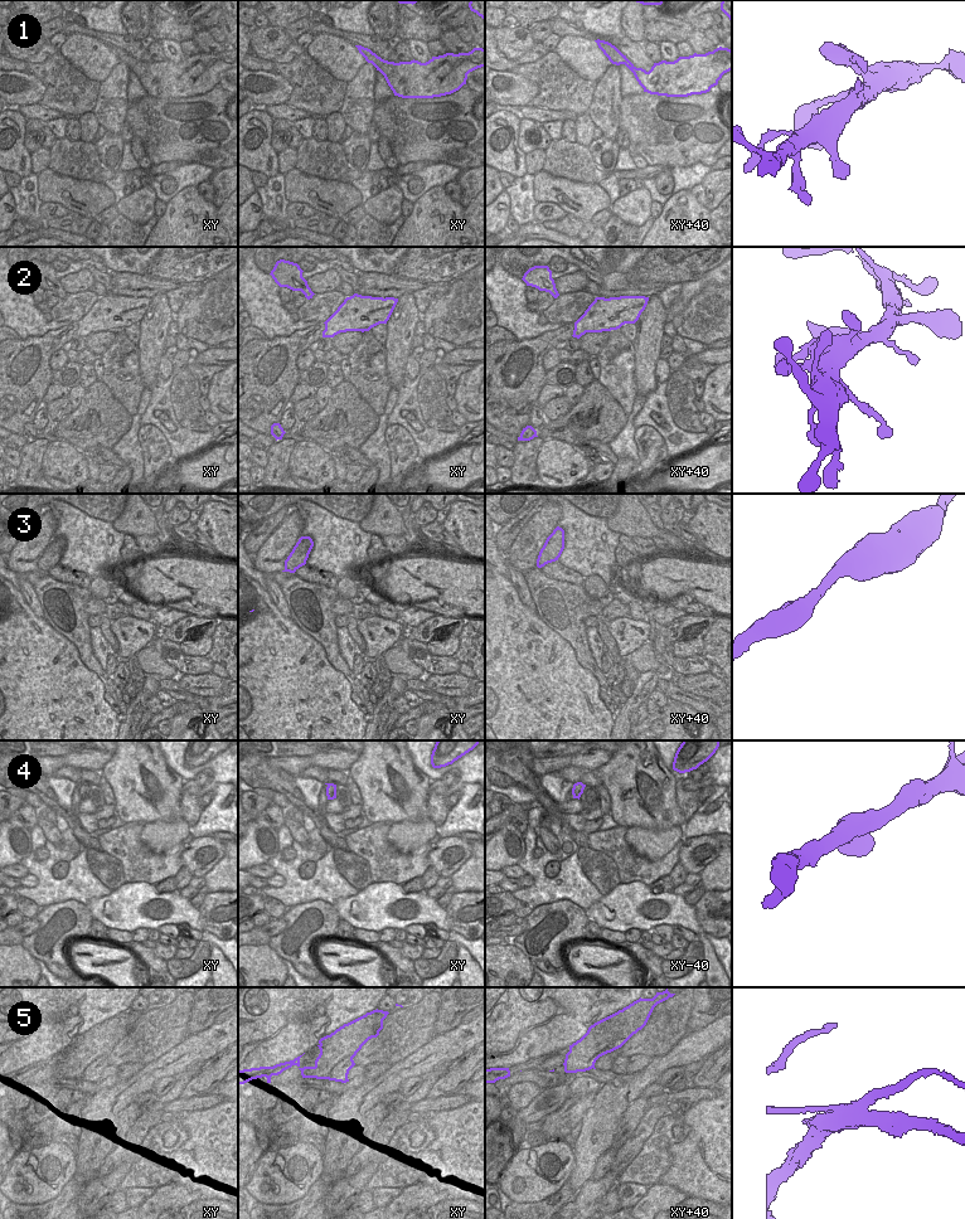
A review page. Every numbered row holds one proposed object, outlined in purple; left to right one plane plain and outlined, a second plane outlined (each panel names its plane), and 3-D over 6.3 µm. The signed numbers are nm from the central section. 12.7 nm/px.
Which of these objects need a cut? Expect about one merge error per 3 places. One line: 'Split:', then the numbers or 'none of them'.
Split: 5

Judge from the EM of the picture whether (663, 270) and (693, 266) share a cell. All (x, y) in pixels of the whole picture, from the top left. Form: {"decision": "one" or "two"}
{"decision": "one"}

